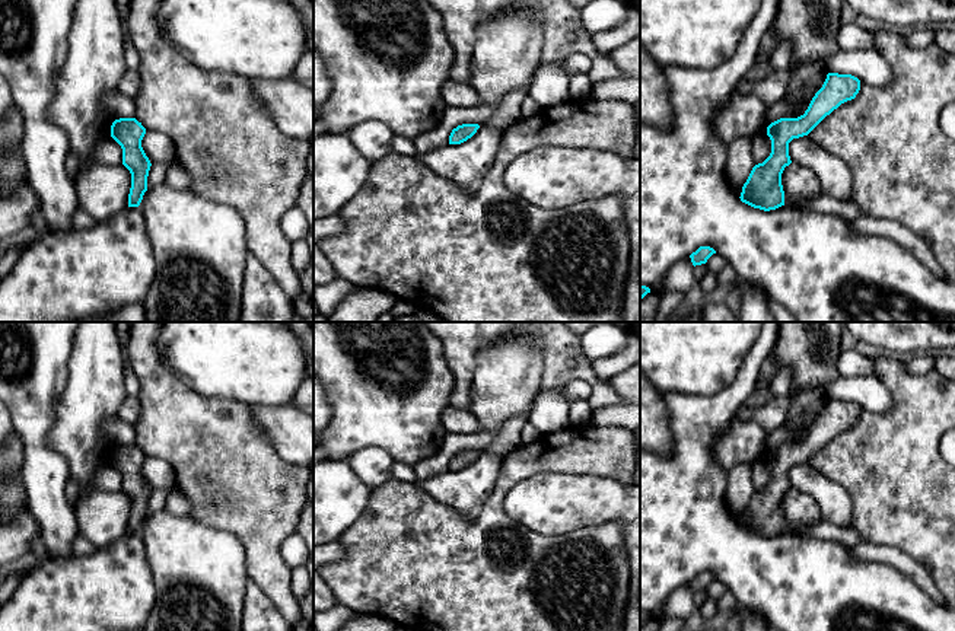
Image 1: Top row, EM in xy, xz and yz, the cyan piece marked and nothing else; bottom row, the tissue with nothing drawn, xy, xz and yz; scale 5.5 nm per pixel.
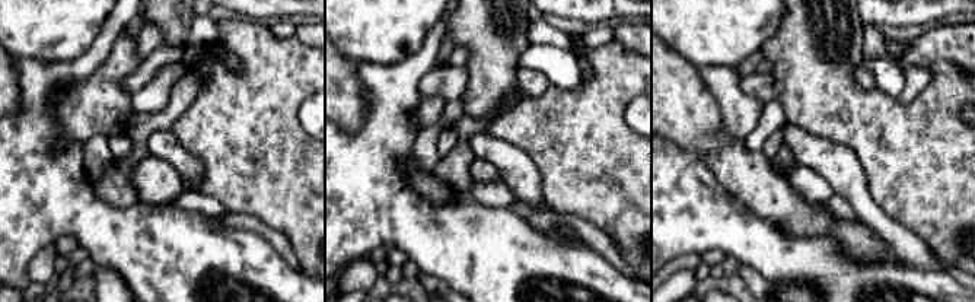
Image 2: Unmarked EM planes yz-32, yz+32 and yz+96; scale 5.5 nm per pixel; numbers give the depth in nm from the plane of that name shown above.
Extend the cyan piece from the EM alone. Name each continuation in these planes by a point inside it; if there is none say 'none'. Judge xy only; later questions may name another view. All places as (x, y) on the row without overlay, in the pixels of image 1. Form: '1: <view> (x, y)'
none

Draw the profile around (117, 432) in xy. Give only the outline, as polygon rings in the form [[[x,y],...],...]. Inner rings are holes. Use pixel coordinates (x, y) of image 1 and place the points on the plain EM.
[[[118,415],[108,418],[102,424],[102,434],[111,446],[136,444],[137,442],[134,426],[125,423]]]

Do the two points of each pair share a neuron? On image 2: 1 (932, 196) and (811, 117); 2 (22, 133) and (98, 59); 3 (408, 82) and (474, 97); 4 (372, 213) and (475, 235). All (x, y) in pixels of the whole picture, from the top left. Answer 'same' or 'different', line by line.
1: same
2: same
3: different
4: same

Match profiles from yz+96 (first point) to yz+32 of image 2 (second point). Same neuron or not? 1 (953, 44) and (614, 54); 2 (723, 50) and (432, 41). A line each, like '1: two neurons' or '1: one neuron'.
1: two neurons
2: two neurons

